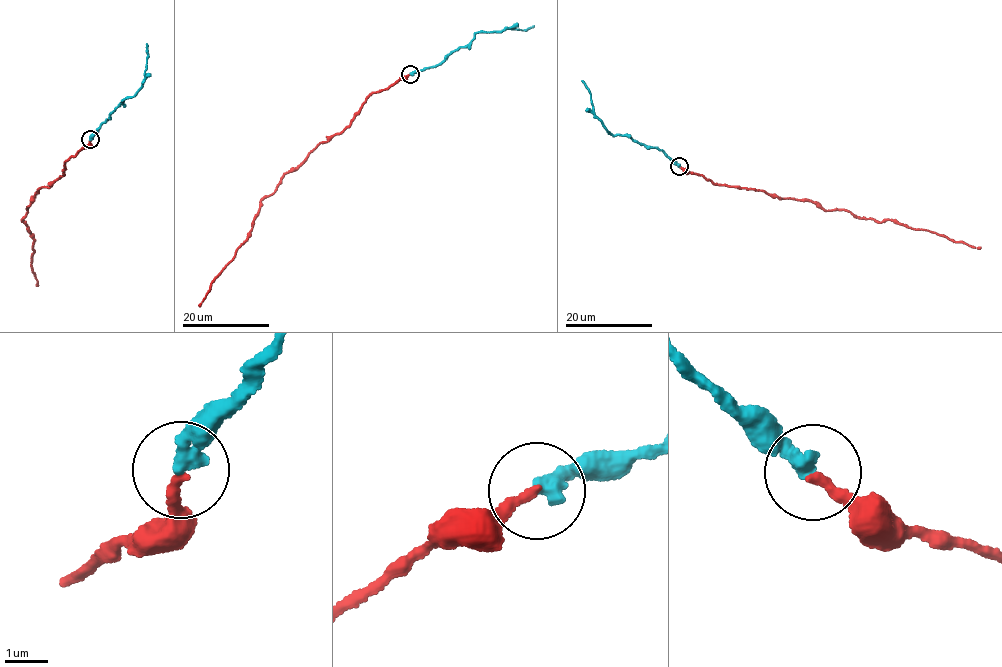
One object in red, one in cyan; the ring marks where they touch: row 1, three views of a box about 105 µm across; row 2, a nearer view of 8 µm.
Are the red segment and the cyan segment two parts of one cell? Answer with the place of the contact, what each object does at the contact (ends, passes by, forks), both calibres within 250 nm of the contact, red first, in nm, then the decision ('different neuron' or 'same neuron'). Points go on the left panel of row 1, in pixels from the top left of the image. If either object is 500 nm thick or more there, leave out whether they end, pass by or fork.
(90, 139) | red ends | cyan ends | 240/400 nm | same neuron

